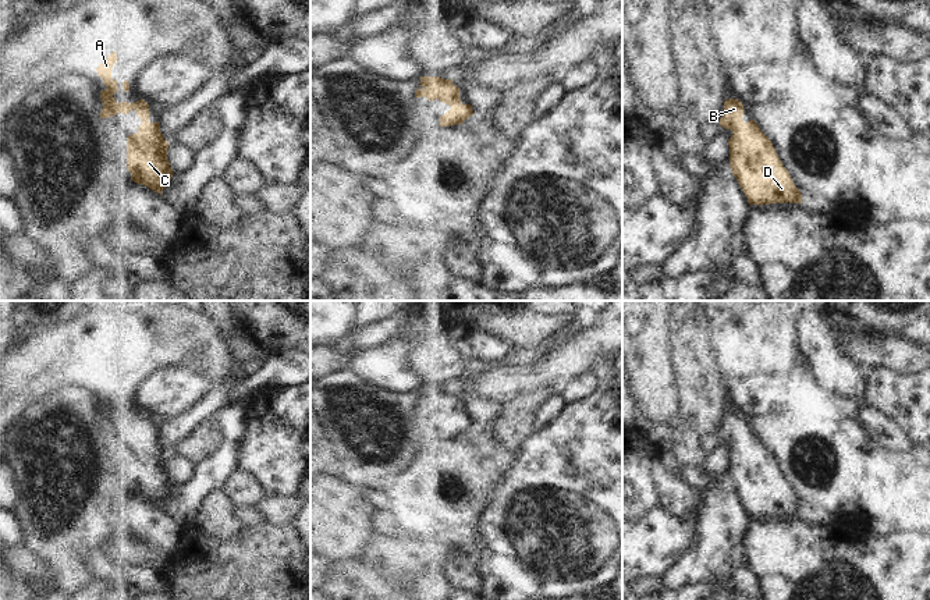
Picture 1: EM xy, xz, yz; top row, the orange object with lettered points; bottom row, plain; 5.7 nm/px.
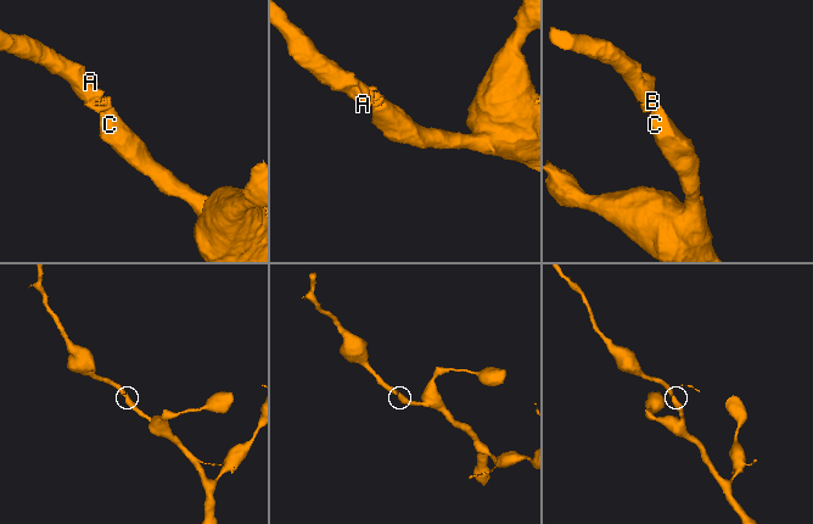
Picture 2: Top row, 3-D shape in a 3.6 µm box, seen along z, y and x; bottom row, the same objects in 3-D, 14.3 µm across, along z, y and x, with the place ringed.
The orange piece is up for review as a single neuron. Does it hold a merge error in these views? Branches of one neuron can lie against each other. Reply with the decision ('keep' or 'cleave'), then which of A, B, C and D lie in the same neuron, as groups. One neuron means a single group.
keep; groups A B C D

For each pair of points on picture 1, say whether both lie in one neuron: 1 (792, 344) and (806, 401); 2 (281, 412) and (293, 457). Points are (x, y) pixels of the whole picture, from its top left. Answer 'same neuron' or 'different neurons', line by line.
1: same neuron
2: same neuron

